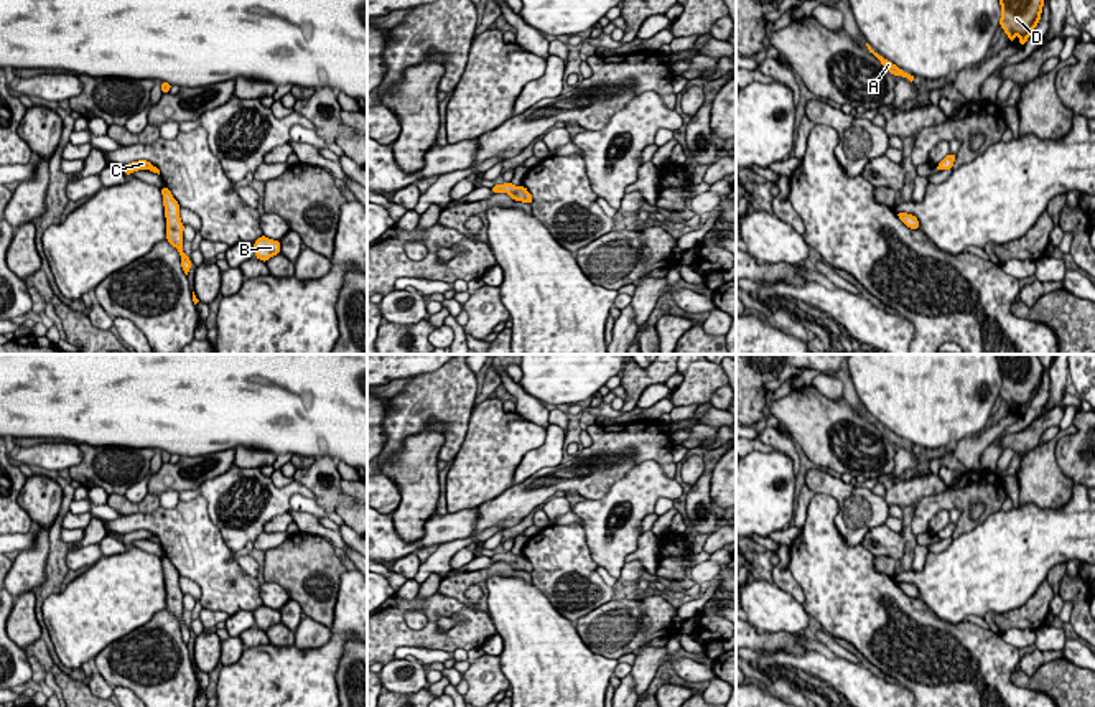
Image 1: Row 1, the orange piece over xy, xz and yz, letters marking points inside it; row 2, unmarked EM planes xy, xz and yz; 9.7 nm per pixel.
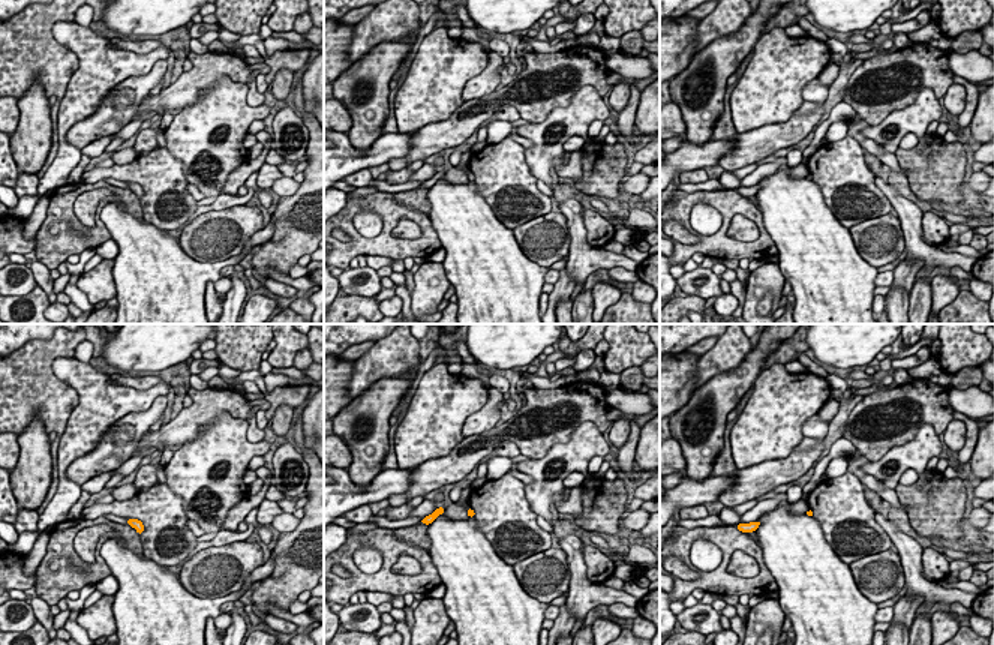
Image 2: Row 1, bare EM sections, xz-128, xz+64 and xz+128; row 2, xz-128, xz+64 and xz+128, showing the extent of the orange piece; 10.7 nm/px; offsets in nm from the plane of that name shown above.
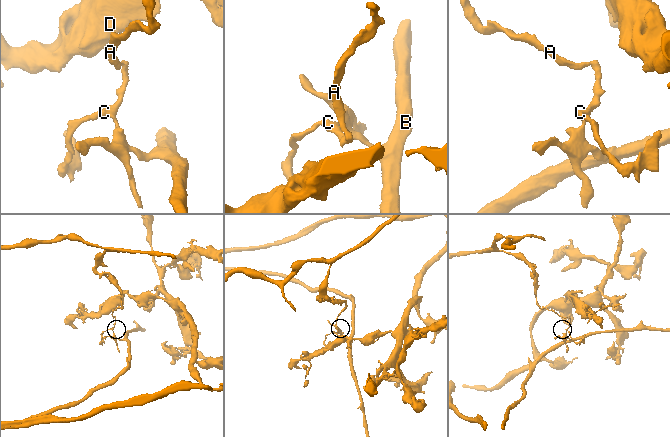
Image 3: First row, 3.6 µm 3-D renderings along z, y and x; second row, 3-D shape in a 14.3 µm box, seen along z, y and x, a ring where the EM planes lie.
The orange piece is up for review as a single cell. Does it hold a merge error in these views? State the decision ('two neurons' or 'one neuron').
two neurons

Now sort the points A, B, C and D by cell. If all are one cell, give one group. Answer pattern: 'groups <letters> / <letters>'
groups A C / B D

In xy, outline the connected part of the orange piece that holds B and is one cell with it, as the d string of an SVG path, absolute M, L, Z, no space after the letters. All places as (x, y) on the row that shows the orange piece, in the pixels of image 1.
M260 236L254 242L254 249L255 249L255 257L260 259L262 262L267 262L270 257L280 254L282 250L280 241L273 241L265 236Z

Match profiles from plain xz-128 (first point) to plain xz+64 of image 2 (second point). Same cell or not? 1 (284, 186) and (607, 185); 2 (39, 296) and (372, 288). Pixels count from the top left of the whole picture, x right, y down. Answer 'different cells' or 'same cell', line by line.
1: different cells
2: different cells

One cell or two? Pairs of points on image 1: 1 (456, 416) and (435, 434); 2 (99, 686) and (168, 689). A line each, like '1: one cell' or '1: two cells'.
1: two cells
2: two cells

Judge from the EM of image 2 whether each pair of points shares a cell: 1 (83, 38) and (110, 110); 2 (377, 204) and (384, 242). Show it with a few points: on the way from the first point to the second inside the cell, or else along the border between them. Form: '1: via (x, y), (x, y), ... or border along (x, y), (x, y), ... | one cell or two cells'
1: border along (135, 75), (119, 81), (98, 108), (81, 120) | two cells
2: via (386, 213), (386, 233) | one cell

